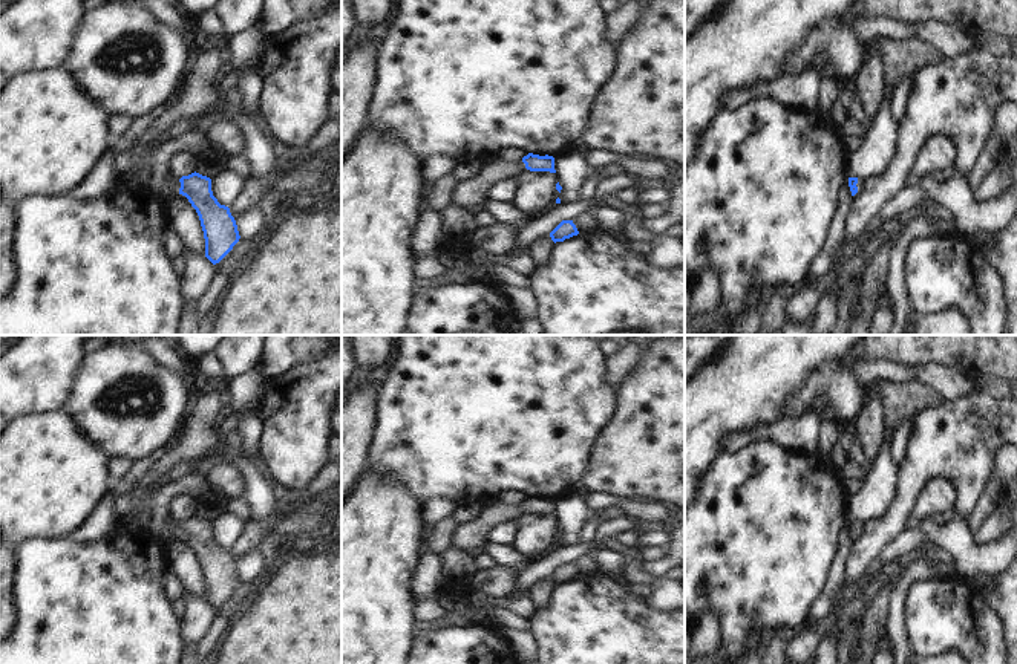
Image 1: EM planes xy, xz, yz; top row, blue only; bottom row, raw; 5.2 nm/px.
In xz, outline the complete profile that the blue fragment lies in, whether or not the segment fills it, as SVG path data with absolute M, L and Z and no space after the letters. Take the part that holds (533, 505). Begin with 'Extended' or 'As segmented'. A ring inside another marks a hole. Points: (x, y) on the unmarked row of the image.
Extended. M528 496L522 500L521 505L505 505L496 500L493 505L484 506L481 514L469 522L458 523L450 534L450 548L470 551L472 548L481 548L487 542L489 529L505 520L515 520L518 516L524 513L530 514L550 514L554 513L554 500L553 499L539 499Z

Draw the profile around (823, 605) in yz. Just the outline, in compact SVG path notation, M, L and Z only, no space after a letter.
M845 523L839 531L839 543L830 563L824 586L810 606L809 620L819 620L832 612L835 598L839 595L844 584L845 560L852 549L852 543L853 539L849 523Z

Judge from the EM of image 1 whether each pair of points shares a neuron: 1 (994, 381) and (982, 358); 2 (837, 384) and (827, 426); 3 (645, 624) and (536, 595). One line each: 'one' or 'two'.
1: two
2: two
3: two

